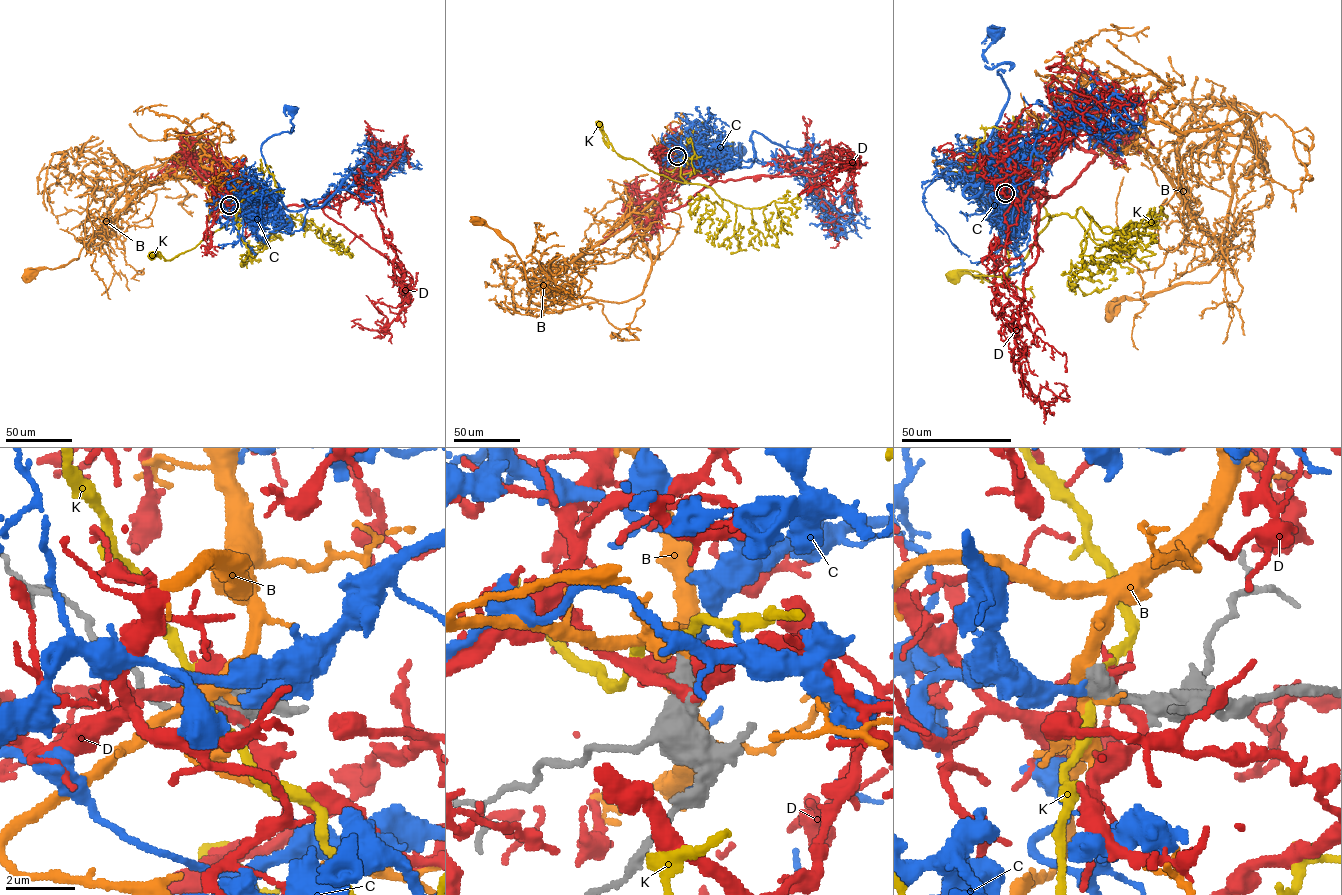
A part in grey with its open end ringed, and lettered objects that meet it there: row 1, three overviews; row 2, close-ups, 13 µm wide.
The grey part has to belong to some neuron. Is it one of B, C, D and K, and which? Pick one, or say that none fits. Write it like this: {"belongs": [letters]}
{"belongs": ["C"]}

